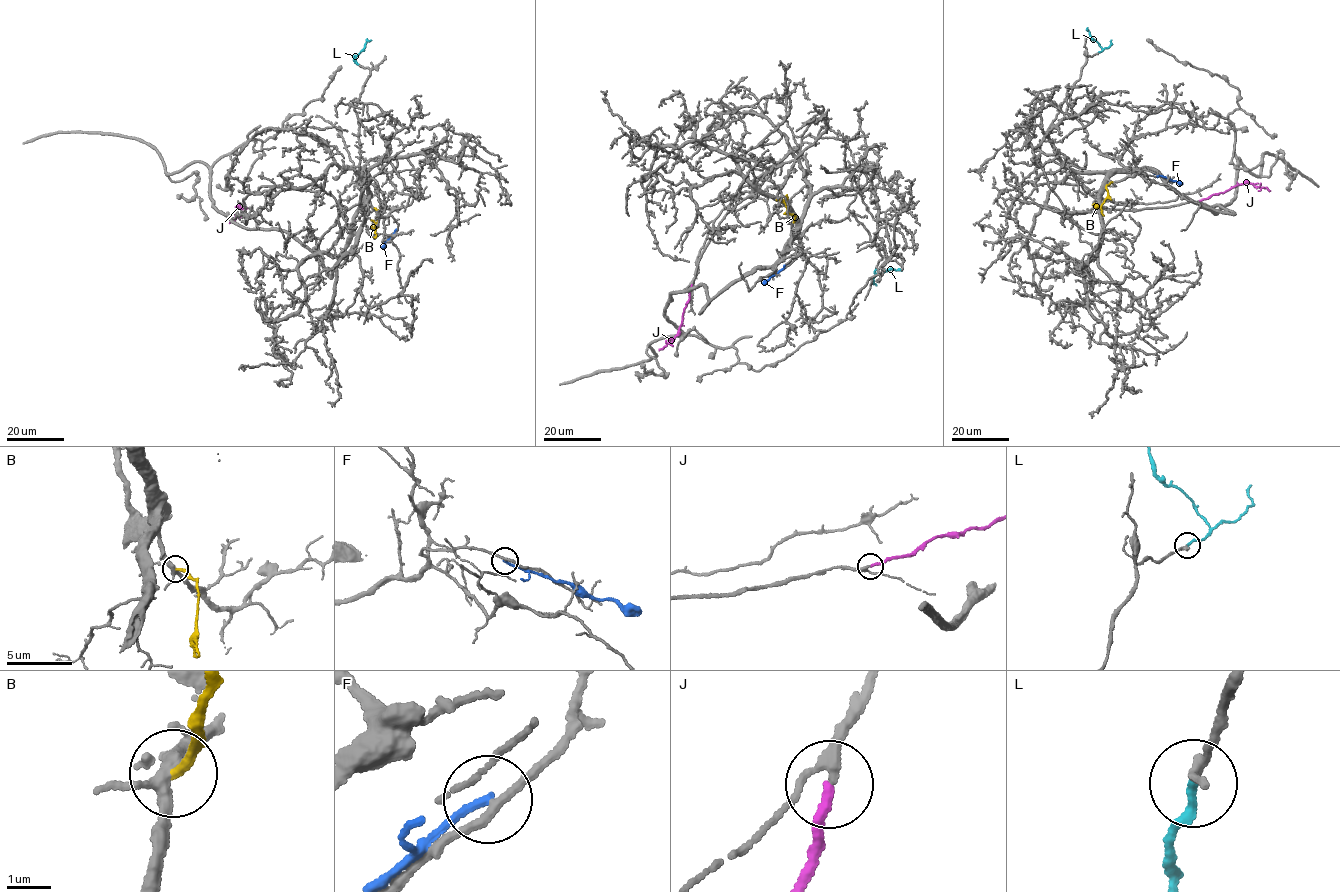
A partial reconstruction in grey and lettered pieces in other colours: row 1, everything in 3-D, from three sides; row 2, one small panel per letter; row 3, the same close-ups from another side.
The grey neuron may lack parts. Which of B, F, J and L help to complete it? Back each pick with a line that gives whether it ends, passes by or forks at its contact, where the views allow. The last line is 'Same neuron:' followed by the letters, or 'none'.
J: it ends
L: it ends
Same neuron: J, L

